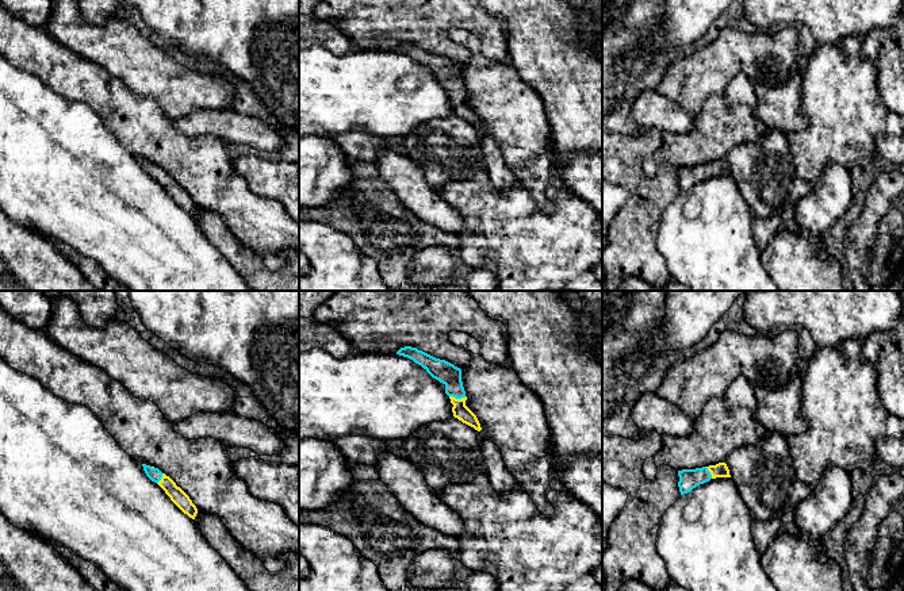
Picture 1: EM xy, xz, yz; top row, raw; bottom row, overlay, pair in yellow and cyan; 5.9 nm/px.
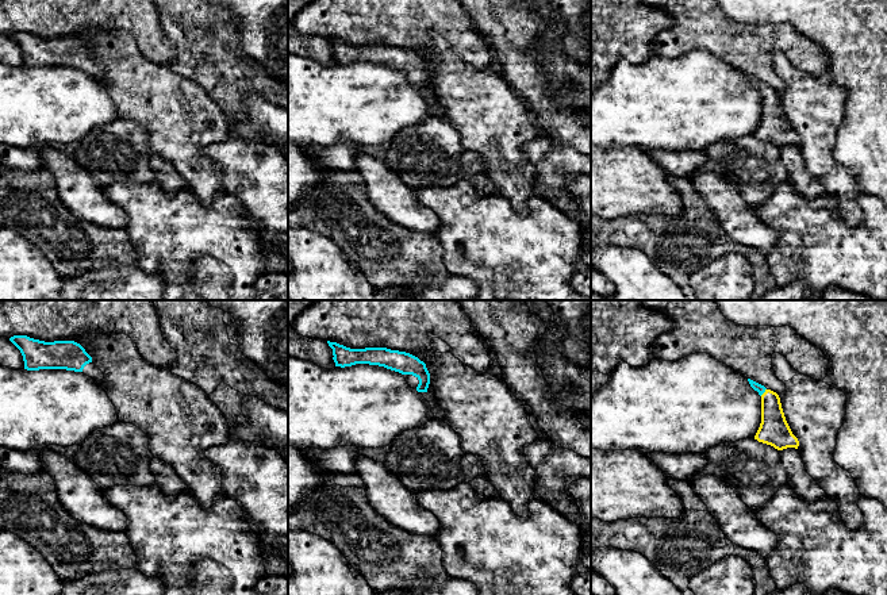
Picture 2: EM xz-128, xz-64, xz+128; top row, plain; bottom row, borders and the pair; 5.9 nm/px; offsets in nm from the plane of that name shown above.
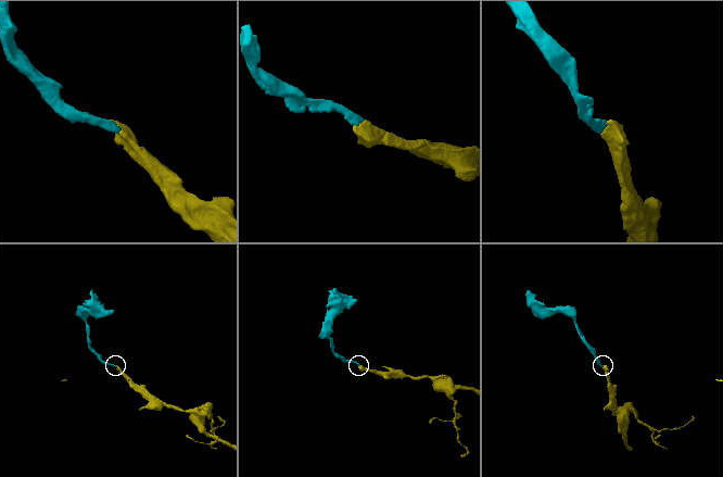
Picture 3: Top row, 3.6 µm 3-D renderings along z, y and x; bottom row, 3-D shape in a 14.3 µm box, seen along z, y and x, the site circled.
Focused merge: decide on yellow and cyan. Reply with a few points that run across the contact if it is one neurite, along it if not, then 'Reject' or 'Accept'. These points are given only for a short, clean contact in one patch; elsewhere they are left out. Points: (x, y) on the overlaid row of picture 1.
Line: xz (460, 411), (458, 399), (452, 380), (443, 371). Accept

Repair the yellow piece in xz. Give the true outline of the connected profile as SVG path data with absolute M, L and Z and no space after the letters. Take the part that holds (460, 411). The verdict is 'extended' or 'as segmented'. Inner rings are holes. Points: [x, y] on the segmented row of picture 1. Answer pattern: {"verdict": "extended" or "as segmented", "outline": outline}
{"verdict": "extended", "outline": "M411 346L401 348L397 354L413 360L433 379L443 383L445 385L445 394L449 396L451 403L453 404L453 417L478 431L482 430L476 415L466 406L467 396L461 381L460 368Z"}

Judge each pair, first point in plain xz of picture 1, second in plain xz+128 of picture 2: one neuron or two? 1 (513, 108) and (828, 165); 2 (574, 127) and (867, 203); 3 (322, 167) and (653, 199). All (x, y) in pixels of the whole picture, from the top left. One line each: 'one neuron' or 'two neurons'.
1: one neuron
2: two neurons
3: one neuron

